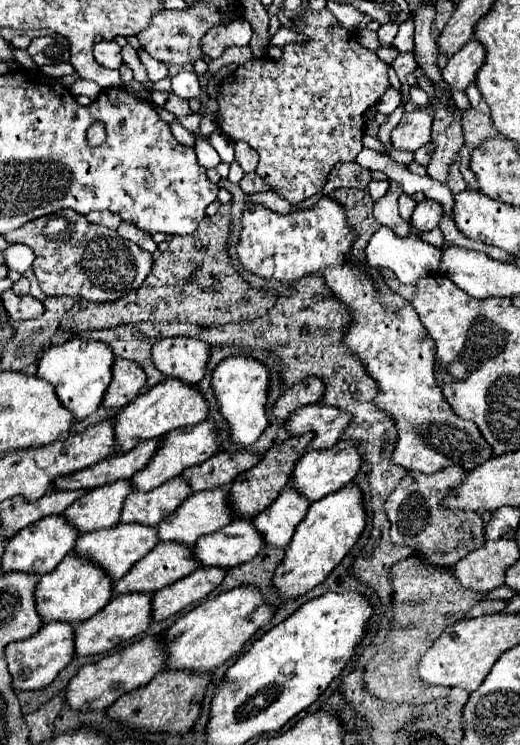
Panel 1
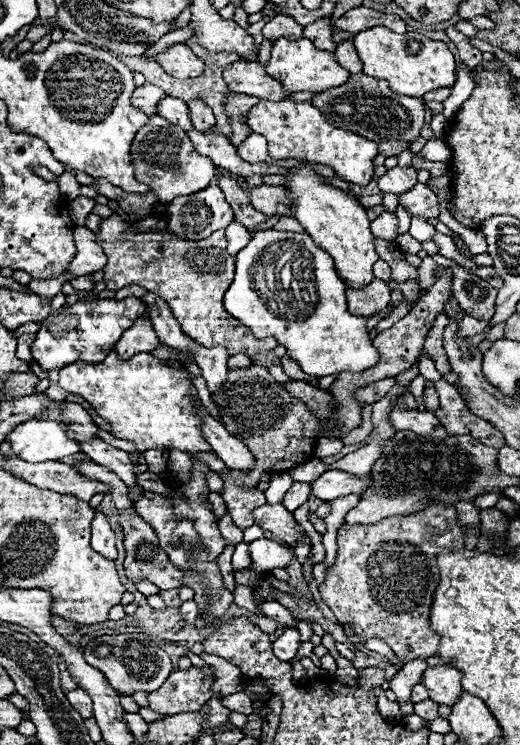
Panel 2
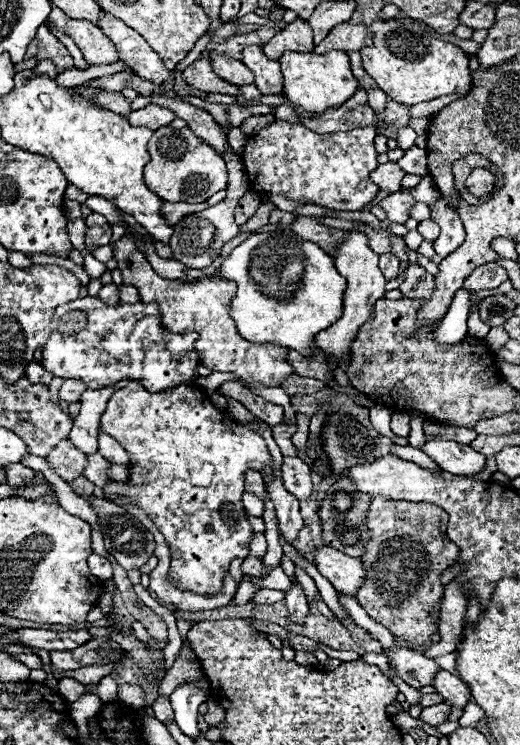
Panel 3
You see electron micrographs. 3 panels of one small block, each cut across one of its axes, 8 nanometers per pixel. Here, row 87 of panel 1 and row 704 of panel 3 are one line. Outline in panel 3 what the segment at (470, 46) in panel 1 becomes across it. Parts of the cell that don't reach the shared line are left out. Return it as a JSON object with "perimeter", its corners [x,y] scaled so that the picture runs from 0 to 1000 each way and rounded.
{"perimeter":[[[846,899],[838,905],[838,913],[835,913],[835,923],[838,929],[854,937],[858,945],[865,945],[869,950],[896,950],[900,940],[904,940],[904,926],[896,921],[896,915],[888,915],[881,907],[858,902],[858,899]]]}

